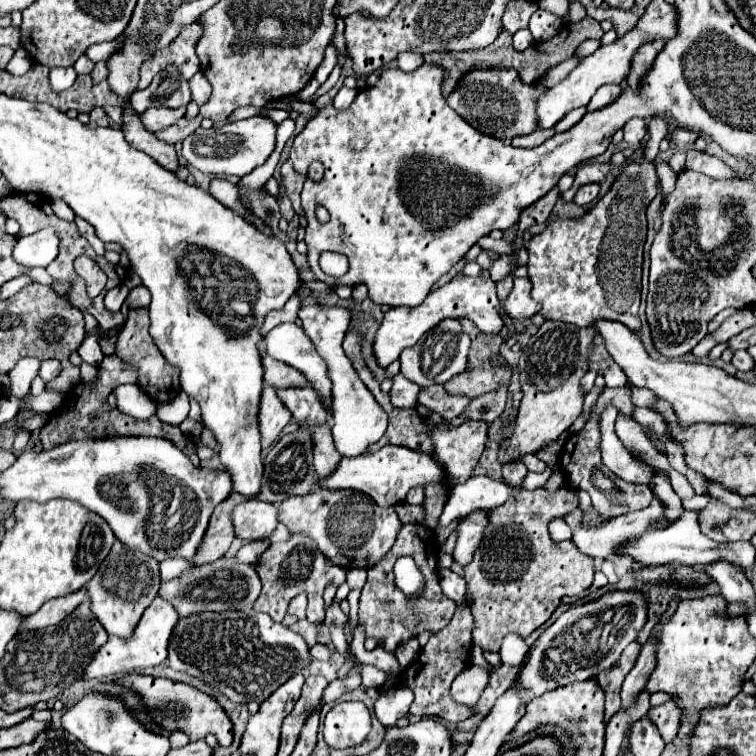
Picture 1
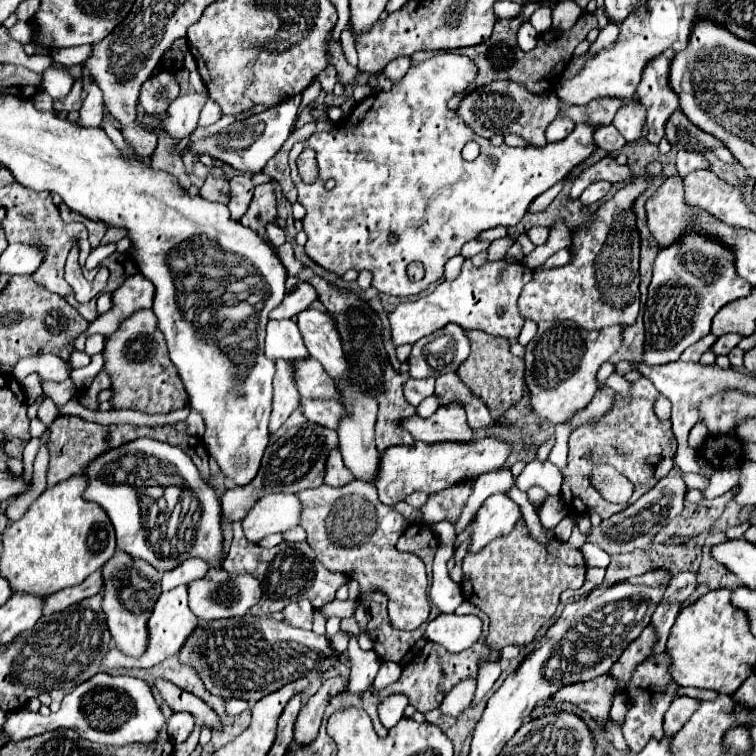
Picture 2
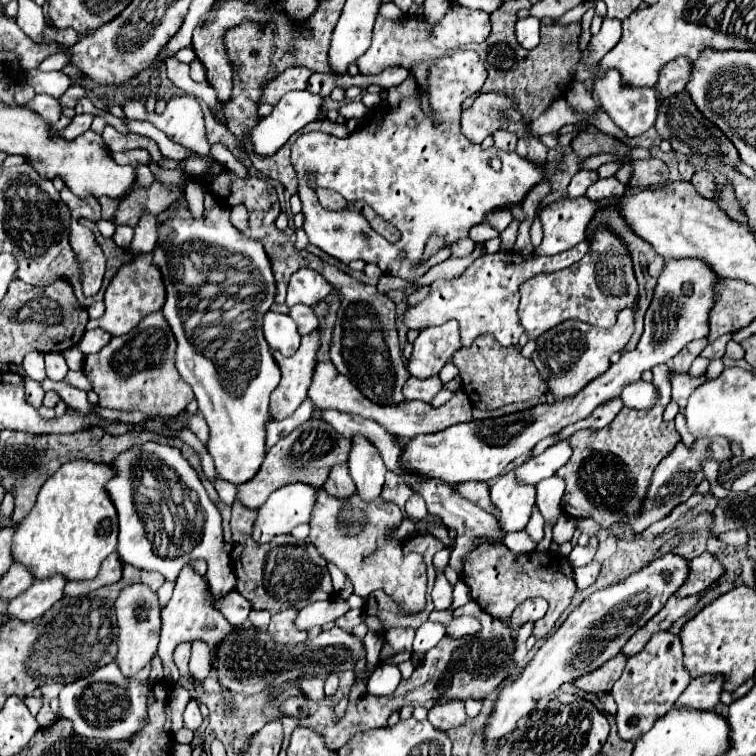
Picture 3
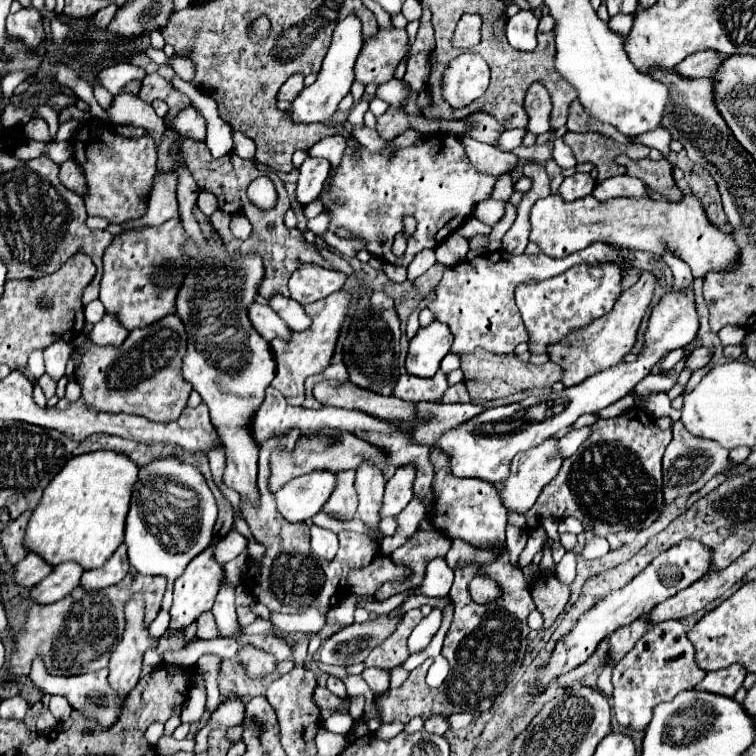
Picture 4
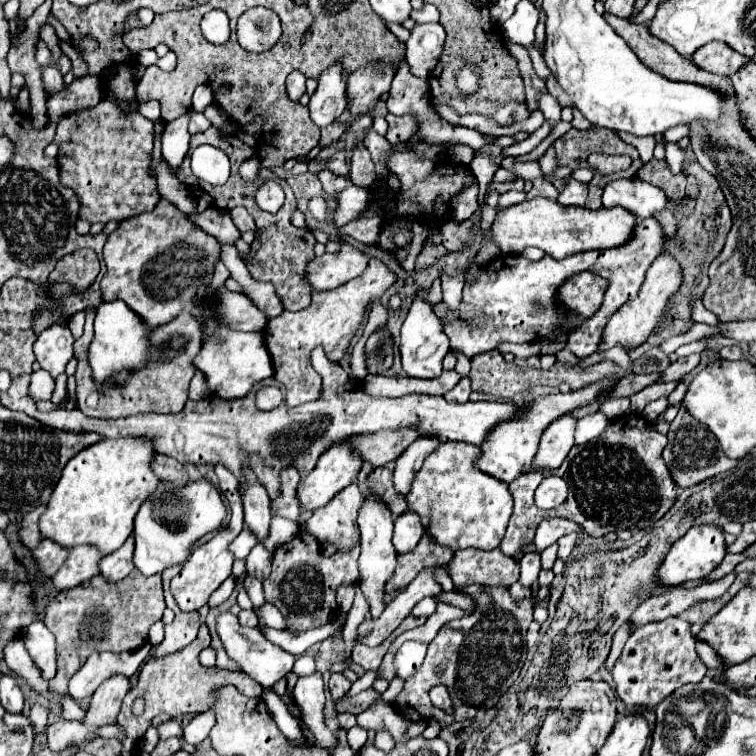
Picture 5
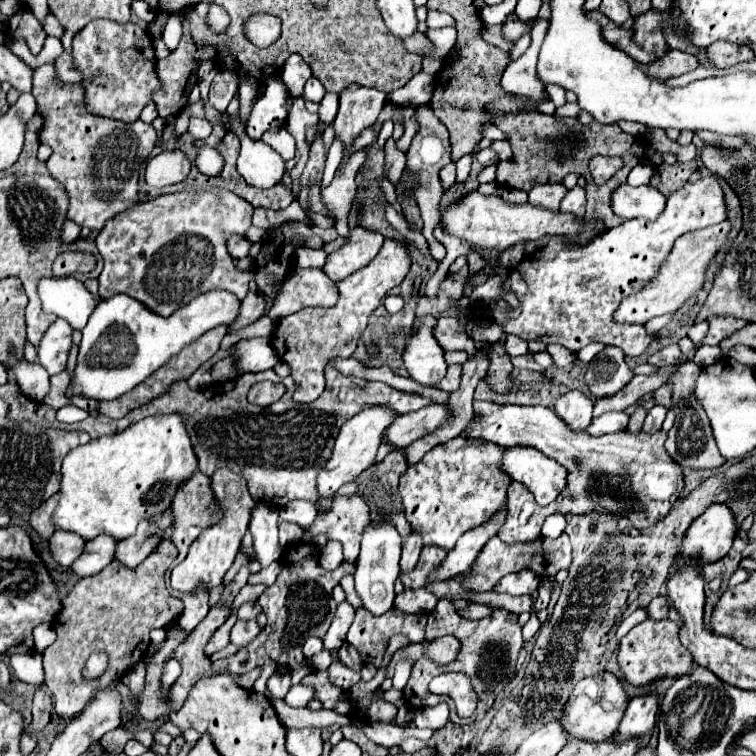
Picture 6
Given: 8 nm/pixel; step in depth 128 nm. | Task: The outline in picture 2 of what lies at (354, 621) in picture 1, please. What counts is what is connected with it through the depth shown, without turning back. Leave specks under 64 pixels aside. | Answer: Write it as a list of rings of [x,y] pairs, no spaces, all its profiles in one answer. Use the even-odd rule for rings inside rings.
[[[356,636],[350,640],[348,658],[350,658],[350,666],[352,666],[352,672],[350,672],[350,678],[348,678],[348,692],[360,694],[360,692],[364,692],[372,686],[374,676],[380,668],[380,658],[374,650],[370,650],[370,652],[360,650]]]

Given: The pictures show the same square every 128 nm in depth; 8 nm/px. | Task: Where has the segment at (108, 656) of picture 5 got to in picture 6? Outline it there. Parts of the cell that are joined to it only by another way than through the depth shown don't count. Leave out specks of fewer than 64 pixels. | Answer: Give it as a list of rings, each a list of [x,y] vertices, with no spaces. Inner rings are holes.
[[[104,652],[94,653],[88,658],[83,674],[86,678],[96,678],[106,670],[106,664],[108,664],[108,658]]]

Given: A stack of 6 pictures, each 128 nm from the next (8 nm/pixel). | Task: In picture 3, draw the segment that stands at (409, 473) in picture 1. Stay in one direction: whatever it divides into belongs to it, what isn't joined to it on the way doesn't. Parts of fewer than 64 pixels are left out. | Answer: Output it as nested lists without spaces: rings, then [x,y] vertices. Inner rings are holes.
[[[670,260],[666,262],[658,286],[654,290],[652,304],[646,312],[646,328],[636,346],[636,350],[622,354],[616,364],[588,382],[586,388],[576,396],[566,396],[564,400],[542,402],[534,408],[486,418],[486,420],[470,420],[462,424],[454,424],[442,432],[420,434],[412,438],[402,452],[402,466],[414,470],[428,478],[440,478],[444,484],[460,484],[460,482],[488,482],[498,478],[504,468],[514,462],[518,456],[528,454],[542,438],[552,436],[574,424],[582,418],[588,418],[598,406],[608,400],[620,398],[624,386],[642,378],[644,370],[652,370],[658,364],[670,362],[688,342],[696,338],[708,336],[708,312],[712,308],[712,284],[716,282],[716,274],[700,260]]]

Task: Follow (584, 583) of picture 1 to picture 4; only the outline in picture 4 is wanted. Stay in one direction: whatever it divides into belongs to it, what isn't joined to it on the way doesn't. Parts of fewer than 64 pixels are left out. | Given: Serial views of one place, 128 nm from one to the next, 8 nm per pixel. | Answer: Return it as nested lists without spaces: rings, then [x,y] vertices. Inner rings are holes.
[[[484,574],[476,576],[472,582],[470,582],[470,594],[476,602],[492,602],[500,596],[500,588]],[[540,574],[536,584],[530,588],[536,608],[544,616],[544,628],[550,628],[552,622],[558,618],[558,614],[564,610],[570,590],[566,584],[560,584],[554,574]]]

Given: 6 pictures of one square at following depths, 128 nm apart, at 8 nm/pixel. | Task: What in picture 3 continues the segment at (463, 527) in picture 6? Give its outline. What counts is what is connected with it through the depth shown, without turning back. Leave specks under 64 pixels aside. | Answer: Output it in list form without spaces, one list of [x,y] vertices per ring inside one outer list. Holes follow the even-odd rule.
[[[458,484],[456,492],[460,492],[460,496],[464,496],[466,500],[470,500],[472,504],[484,508],[486,512],[492,512],[492,516],[496,514],[496,508],[492,508],[492,500],[488,496],[488,486],[486,484]]]

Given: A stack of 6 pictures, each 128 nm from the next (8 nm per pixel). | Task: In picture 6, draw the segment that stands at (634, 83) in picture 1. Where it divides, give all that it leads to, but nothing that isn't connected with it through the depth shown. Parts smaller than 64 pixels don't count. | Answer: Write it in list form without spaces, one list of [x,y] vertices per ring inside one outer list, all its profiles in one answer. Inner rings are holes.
[[[712,42],[708,46],[708,56],[712,58],[712,62],[718,68],[732,68],[740,62],[748,62],[754,60],[754,52],[748,46],[740,46],[740,44],[732,44],[732,42]]]

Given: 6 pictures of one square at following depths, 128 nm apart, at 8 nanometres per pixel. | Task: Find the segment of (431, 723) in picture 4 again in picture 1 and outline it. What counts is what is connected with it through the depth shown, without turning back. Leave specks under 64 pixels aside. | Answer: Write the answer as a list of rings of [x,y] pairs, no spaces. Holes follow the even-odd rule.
[[[470,664],[452,682],[452,698],[458,704],[474,706],[478,702],[482,690],[486,688],[486,684],[488,684],[488,672]]]

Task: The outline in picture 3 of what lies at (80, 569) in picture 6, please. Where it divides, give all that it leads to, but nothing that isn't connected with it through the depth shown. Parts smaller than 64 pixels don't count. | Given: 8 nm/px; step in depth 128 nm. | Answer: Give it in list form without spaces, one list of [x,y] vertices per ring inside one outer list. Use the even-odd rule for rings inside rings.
[[[50,576],[48,580],[34,582],[26,592],[10,600],[10,606],[6,610],[8,616],[20,618],[20,620],[40,618],[64,596],[66,582],[68,580],[64,580],[64,576]]]

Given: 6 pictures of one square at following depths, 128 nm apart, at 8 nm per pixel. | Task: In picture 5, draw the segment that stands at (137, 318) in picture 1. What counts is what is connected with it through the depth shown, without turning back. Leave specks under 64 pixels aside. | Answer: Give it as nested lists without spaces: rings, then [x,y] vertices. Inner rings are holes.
[[[87,307],[86,326],[84,334],[74,342],[74,354],[78,358],[78,370],[76,370],[76,396],[78,396],[78,408],[86,416],[94,418],[124,418],[144,412],[180,412],[188,400],[188,384],[196,372],[194,368],[194,356],[200,354],[202,340],[204,340],[204,328],[200,320],[196,320],[190,314],[190,308],[184,308],[172,320],[170,324],[164,324],[152,332],[152,356],[144,370],[134,374],[118,374],[114,380],[110,380],[104,388],[104,392],[94,388],[94,380],[90,376],[88,368],[88,344],[92,342],[92,322],[95,319],[96,309]]]

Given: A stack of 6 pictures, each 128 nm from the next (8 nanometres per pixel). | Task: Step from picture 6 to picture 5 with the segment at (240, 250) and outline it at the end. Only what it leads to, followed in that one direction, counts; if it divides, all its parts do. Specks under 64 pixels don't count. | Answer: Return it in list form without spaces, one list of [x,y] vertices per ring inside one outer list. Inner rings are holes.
[[[206,208],[202,214],[192,216],[192,222],[224,244],[234,245],[241,233],[232,222],[230,214],[220,208]]]

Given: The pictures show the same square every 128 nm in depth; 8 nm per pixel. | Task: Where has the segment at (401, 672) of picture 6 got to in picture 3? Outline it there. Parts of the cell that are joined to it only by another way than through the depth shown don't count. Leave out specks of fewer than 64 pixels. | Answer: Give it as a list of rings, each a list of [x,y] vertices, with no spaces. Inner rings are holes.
[[[444,576],[436,578],[436,584],[432,589],[432,602],[436,610],[446,610],[452,604],[452,586]],[[426,621],[415,632],[414,652],[426,652],[428,648],[434,648],[444,635],[445,628],[442,624]]]

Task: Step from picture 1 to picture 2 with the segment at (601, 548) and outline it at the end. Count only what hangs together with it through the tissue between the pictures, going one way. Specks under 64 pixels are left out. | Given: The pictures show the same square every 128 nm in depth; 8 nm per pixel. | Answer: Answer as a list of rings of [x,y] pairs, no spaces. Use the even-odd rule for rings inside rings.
[[[668,474],[666,478],[662,478],[652,490],[648,490],[644,496],[640,496],[634,504],[630,504],[626,510],[610,516],[608,520],[604,520],[598,528],[592,528],[592,532],[584,538],[578,528],[572,530],[572,536],[568,540],[568,544],[572,544],[574,548],[580,548],[586,542],[594,542],[598,544],[602,550],[606,550],[608,554],[624,554],[624,552],[632,552],[636,548],[644,548],[646,544],[652,542],[652,538],[668,526],[670,520],[674,520],[682,508],[684,508],[684,496],[686,496],[686,482],[682,478],[682,474]]]

